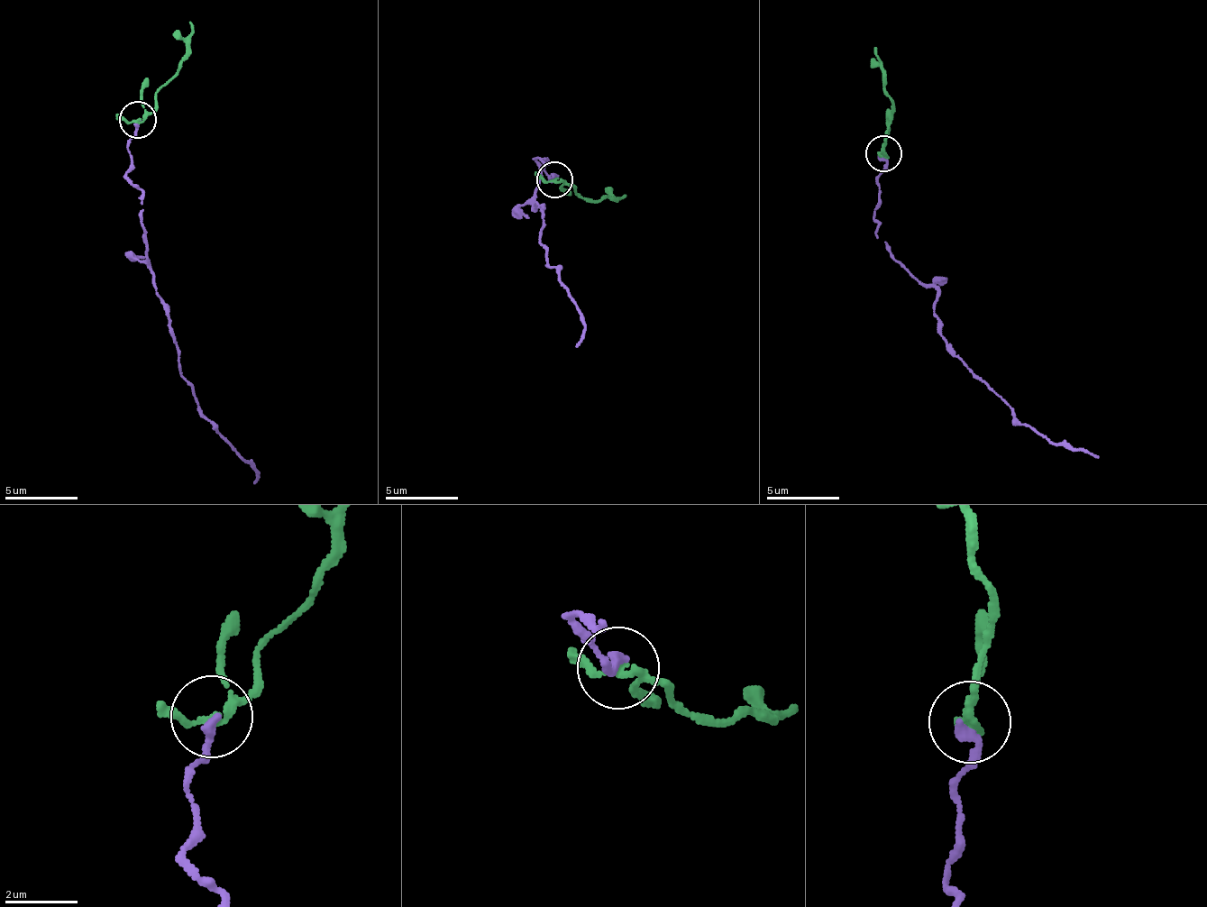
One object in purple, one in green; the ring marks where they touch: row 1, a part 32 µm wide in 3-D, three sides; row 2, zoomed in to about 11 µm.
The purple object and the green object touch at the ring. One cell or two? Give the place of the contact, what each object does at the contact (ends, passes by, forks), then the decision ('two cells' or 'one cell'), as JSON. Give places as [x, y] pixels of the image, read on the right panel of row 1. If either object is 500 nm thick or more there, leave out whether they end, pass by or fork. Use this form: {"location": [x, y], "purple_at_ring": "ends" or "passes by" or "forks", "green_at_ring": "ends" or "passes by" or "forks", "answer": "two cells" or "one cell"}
{"location": [883, 153], "purple_at_ring": "ends", "green_at_ring": "forks", "answer": "one cell"}

